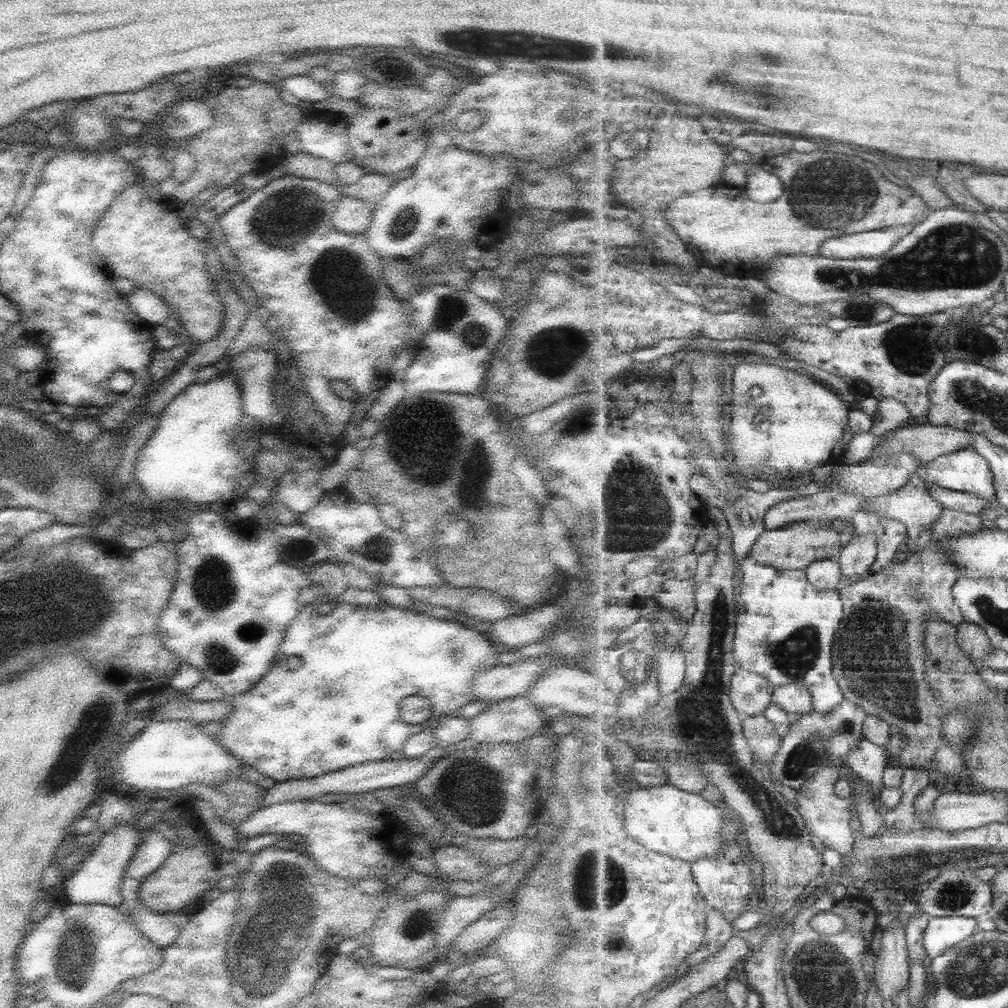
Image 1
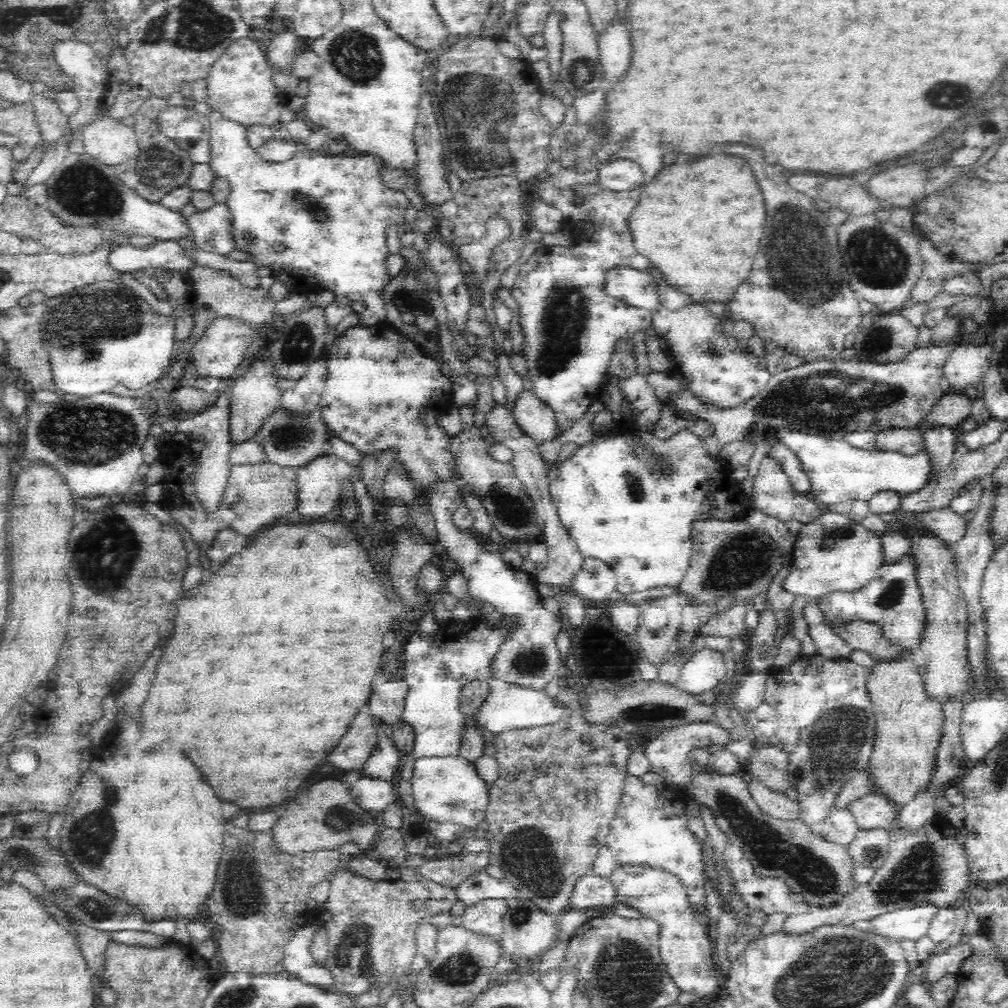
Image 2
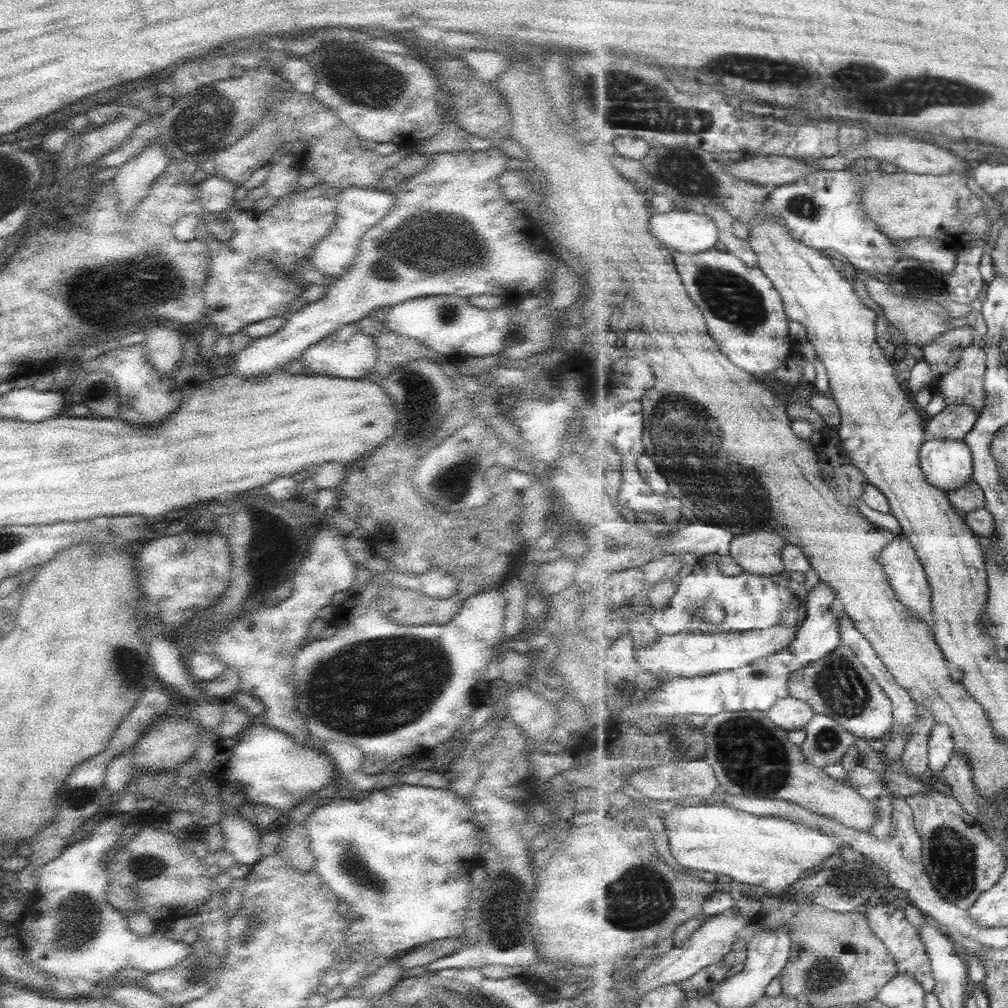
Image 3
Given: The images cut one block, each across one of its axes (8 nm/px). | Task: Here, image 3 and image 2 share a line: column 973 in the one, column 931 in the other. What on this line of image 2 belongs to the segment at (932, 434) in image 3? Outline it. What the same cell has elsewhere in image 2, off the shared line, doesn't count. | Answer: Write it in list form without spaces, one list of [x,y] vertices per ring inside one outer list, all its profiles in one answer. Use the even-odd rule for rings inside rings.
[[[944,394],[943,398],[922,418],[918,428],[926,432],[933,426],[951,426],[966,420],[971,415],[971,400],[962,395]]]

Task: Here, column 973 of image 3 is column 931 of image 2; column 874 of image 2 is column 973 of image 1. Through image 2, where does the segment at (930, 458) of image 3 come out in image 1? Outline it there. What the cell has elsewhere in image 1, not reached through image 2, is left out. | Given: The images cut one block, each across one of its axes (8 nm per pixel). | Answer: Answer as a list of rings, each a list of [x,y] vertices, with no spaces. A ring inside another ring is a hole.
[[[973,448],[959,450],[951,454],[945,454],[945,456],[937,457],[931,463],[923,466],[918,474],[927,483],[938,484],[941,488],[947,488],[947,490],[974,494],[987,500],[995,500],[996,498],[994,474],[989,461],[973,450]]]

